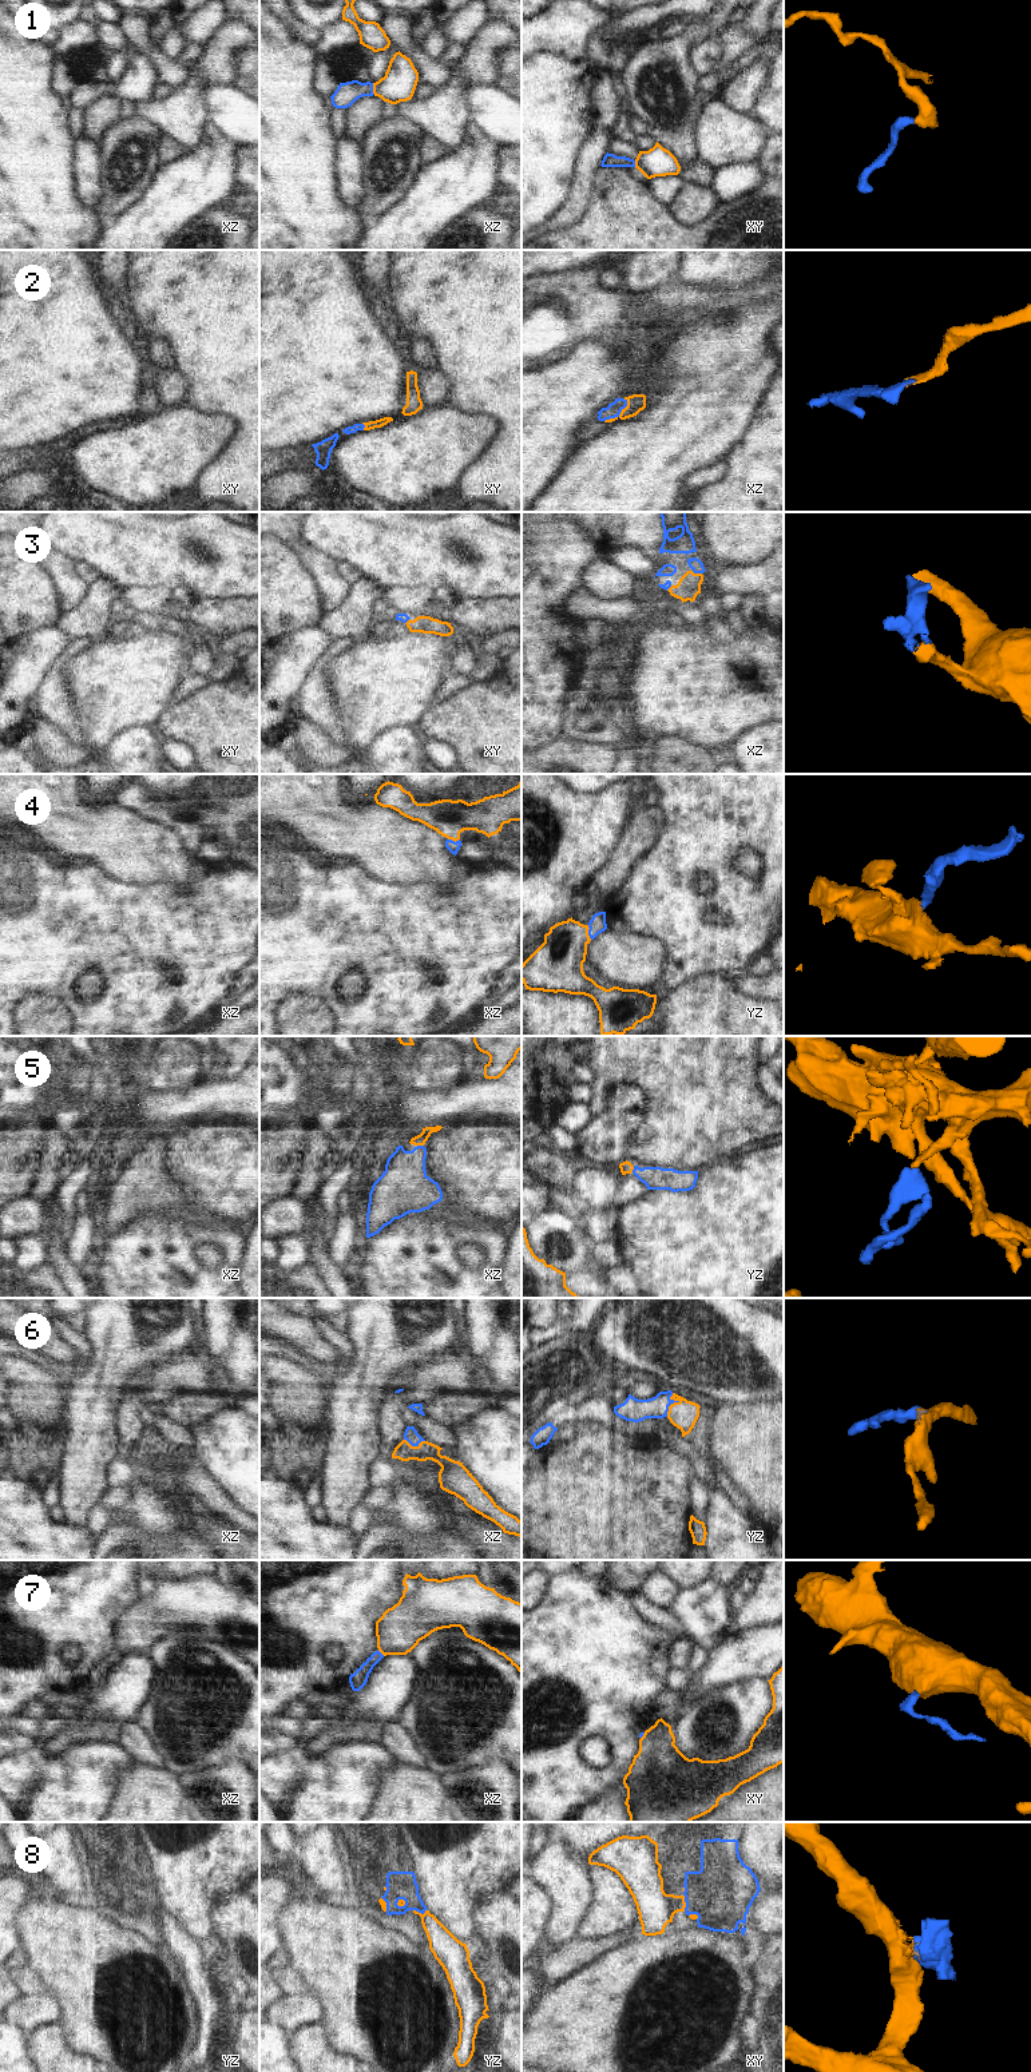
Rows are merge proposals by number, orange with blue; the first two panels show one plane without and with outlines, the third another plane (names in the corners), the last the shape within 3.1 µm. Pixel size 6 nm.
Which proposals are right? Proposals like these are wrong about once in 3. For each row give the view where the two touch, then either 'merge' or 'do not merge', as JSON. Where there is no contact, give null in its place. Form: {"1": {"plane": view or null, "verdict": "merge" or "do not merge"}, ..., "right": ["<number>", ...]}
{"1": {"plane": "xz", "verdict": "merge"}, "2": {"plane": "xz", "verdict": "merge"}, "3": {"plane": "xz", "verdict": "merge"}, "4": {"plane": "yz", "verdict": "merge"}, "5": {"plane": "xz", "verdict": "merge"}, "6": {"plane": "yz", "verdict": "merge"}, "7": {"plane": "xz", "verdict": "do not merge"}, "8": {"plane": "xy", "verdict": "do not merge"}, "right": ["1", "2", "3", "4", "5", "6"]}

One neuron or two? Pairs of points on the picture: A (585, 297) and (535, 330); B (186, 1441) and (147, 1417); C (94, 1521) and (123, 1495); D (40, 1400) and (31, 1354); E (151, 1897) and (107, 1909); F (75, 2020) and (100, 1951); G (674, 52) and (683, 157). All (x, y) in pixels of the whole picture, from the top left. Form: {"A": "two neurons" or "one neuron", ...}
{"A": "one neuron", "B": "one neuron", "C": "one neuron", "D": "two neurons", "E": "two neurons", "F": "one neuron", "G": "one neuron"}

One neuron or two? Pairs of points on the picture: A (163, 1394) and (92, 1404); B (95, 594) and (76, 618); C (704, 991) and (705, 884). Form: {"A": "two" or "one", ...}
{"A": "two", "B": "one", "C": "two"}

